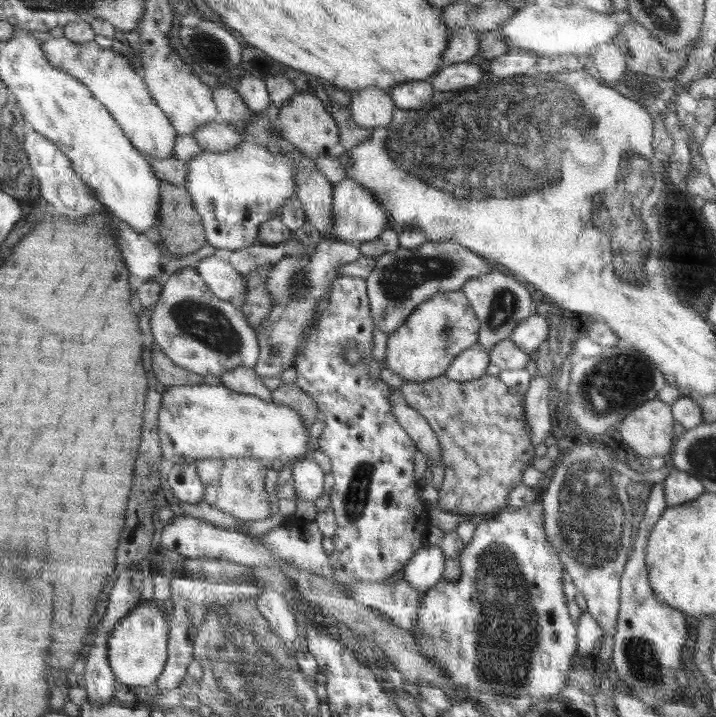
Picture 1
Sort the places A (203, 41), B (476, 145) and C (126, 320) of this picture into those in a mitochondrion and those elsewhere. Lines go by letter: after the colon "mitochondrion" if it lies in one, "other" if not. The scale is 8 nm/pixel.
A: mitochondrion
B: mitochondrion
C: other

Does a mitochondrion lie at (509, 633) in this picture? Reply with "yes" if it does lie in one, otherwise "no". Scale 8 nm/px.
yes

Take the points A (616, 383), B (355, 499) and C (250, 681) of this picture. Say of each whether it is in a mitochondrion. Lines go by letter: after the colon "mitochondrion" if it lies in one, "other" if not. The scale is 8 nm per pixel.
A: mitochondrion
B: mitochondrion
C: mitochondrion

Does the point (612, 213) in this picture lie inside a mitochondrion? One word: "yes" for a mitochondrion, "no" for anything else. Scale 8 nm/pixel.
yes

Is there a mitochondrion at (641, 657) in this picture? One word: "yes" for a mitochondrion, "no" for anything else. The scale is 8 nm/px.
yes

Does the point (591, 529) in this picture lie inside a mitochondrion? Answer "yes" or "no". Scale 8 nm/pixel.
yes

